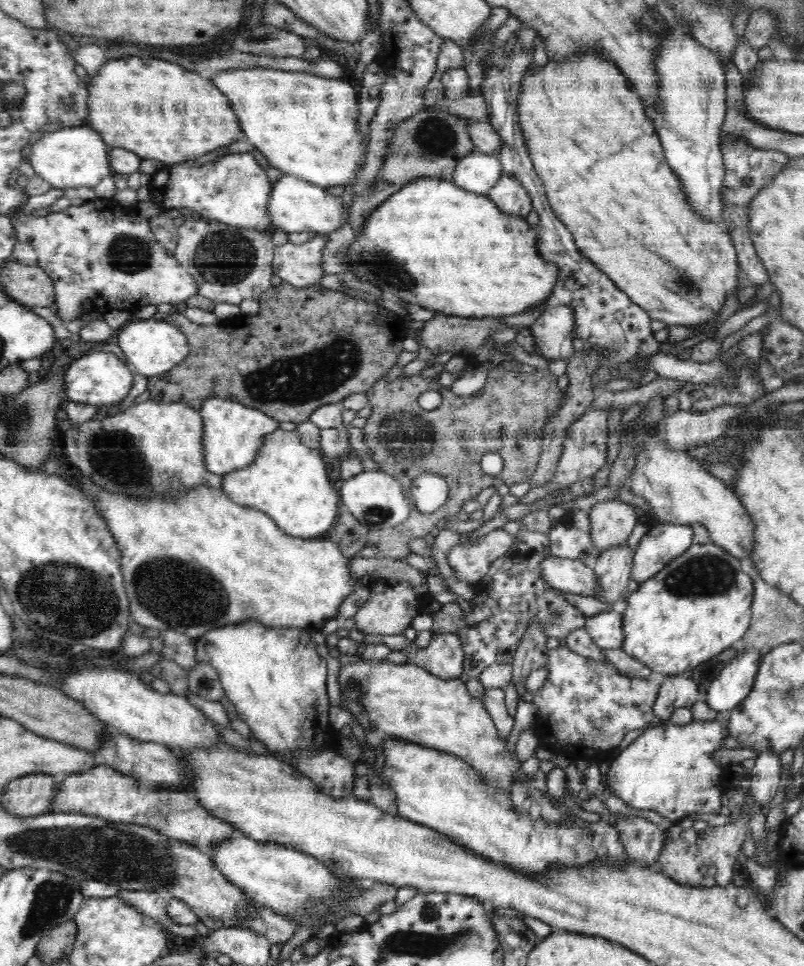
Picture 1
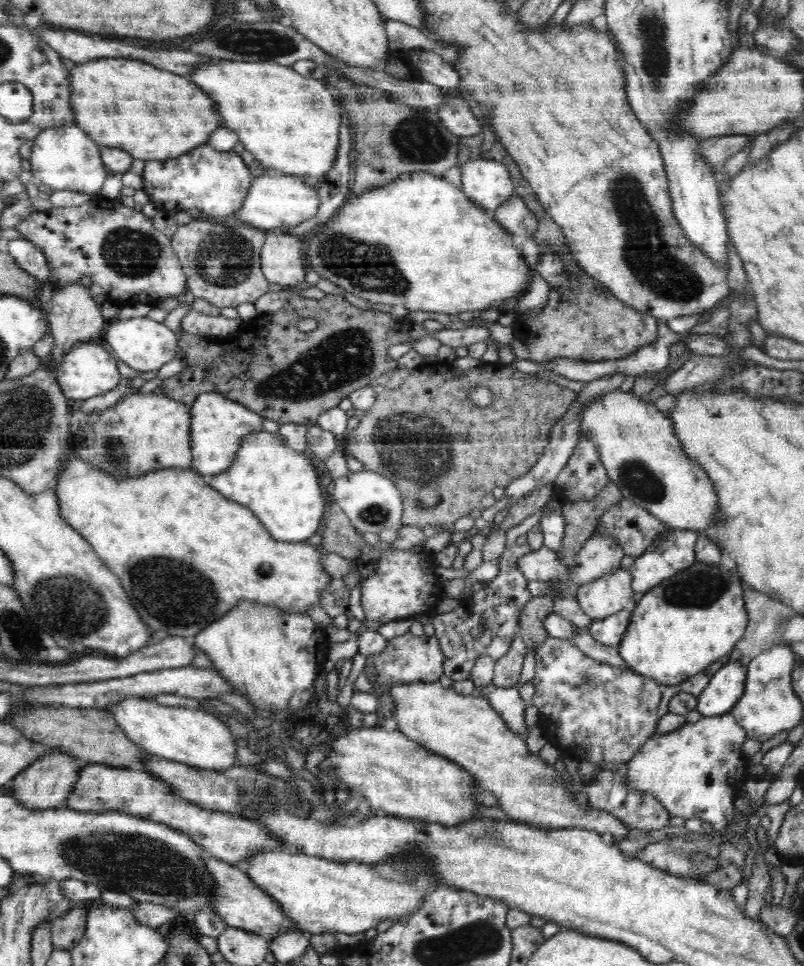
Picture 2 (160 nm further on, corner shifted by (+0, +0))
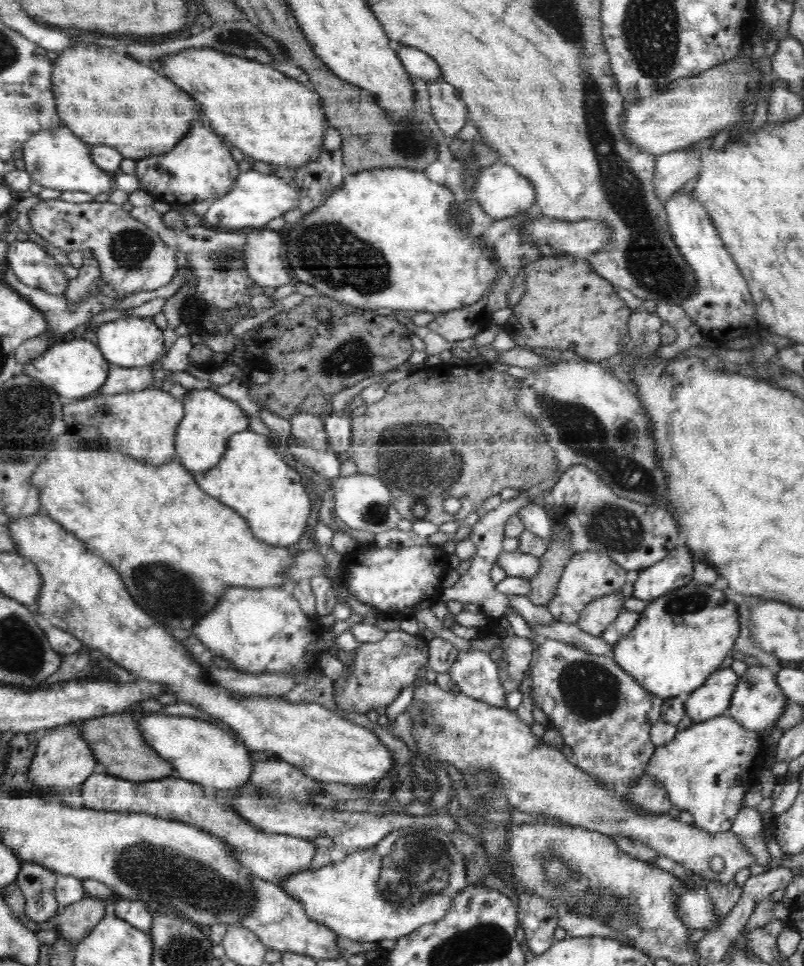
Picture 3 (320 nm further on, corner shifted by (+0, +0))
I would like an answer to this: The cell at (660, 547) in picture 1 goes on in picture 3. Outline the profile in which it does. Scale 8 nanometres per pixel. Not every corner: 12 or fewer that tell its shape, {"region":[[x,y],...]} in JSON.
{"region":[[686,544],[637,573],[633,598],[652,602],[693,582]]}

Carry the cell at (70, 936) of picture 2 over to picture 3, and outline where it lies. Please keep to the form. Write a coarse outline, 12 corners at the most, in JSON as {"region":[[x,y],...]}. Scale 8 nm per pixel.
{"region":[[104,899],[60,909],[56,932],[76,945],[106,916]]}

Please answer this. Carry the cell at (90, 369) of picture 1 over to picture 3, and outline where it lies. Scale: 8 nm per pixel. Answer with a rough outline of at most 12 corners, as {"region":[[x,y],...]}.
{"region":[[91,336],[51,344],[22,373],[67,401],[89,397],[112,364]]}

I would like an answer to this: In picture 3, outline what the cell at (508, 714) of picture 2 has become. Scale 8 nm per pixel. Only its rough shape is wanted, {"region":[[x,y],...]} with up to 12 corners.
{"region":[[460,651],[448,675],[460,691],[506,707],[491,655]]}

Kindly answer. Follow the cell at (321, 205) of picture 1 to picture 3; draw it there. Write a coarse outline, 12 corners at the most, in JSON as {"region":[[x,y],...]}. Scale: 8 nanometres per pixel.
{"region":[[247,170],[204,214],[205,226],[266,226],[298,191]]}

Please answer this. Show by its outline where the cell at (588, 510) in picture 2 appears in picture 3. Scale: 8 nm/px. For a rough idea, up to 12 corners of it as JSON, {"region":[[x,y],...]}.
{"region":[[570,531],[552,542],[532,575],[529,600],[548,605],[568,560]]}

